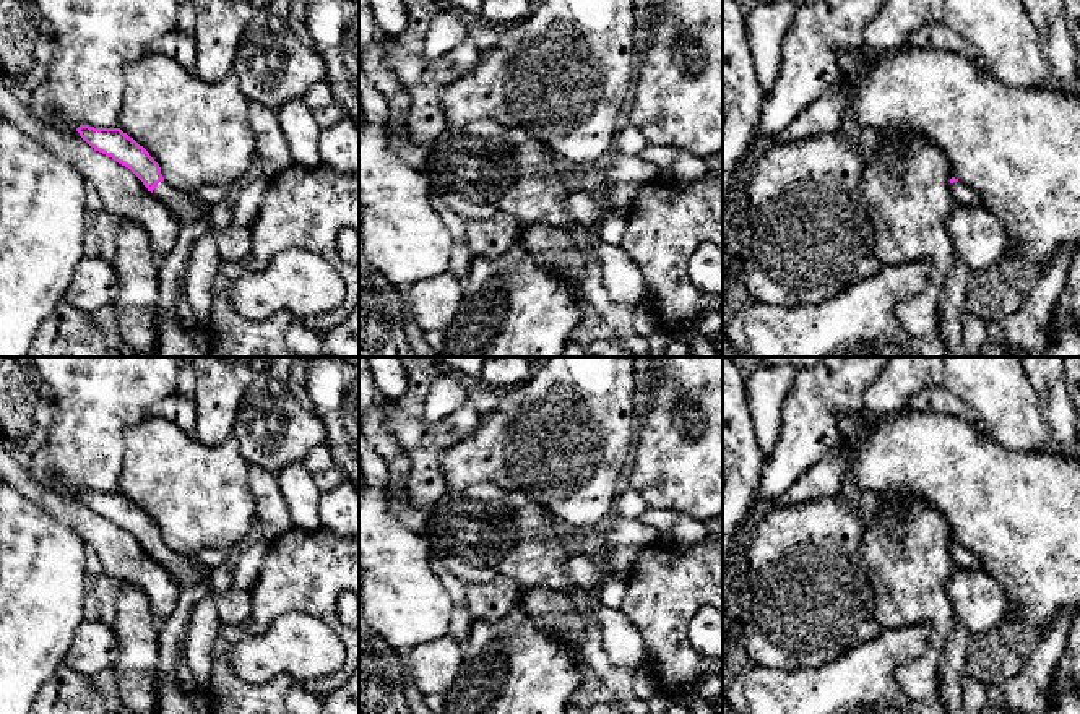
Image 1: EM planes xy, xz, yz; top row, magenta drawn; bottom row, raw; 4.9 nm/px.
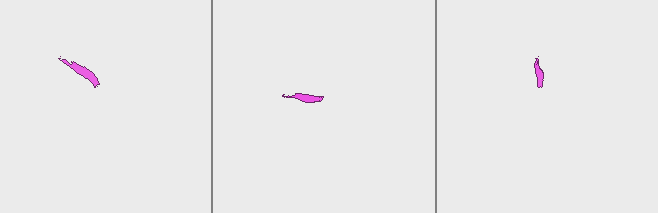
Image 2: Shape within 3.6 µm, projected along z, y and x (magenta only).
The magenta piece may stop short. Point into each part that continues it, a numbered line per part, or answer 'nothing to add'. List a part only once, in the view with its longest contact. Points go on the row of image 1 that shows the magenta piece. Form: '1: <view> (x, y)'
1: xy (187, 206)

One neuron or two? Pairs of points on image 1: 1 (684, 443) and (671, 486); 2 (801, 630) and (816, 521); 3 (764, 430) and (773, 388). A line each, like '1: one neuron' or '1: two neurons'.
1: one neuron
2: one neuron
3: one neuron

